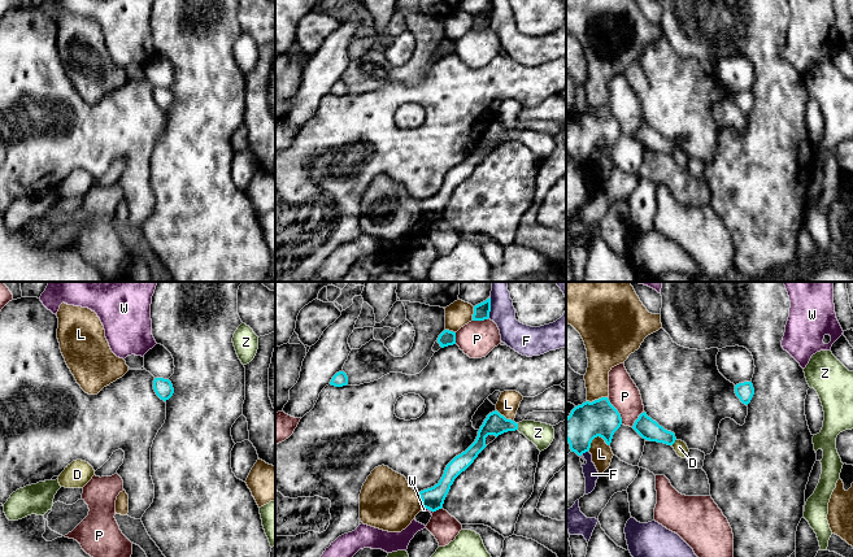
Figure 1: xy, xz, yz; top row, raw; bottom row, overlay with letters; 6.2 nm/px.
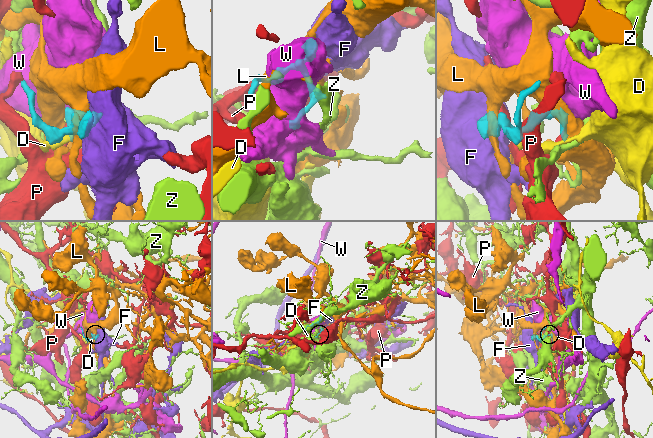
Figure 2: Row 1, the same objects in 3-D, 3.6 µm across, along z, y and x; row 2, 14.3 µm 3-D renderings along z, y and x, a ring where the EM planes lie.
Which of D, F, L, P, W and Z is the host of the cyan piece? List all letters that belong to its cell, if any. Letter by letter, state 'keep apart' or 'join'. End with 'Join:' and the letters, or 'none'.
D: keep apart
F: keep apart
L: keep apart
P: keep apart
W: keep apart
Z: join
Join: Z

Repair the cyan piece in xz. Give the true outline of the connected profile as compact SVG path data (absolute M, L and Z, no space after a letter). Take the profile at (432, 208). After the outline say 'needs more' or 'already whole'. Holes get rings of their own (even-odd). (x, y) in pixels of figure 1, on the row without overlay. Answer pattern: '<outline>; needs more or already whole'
M497 119L489 122L480 135L475 151L447 174L439 192L419 201L422 216L431 221L441 218L454 188L465 180L487 156L486 147L488 144L495 144L497 147L504 142L515 139L532 151L540 161L547 158L554 148L554 138L550 134L535 130L515 132L512 129L506 129Z; needs more

